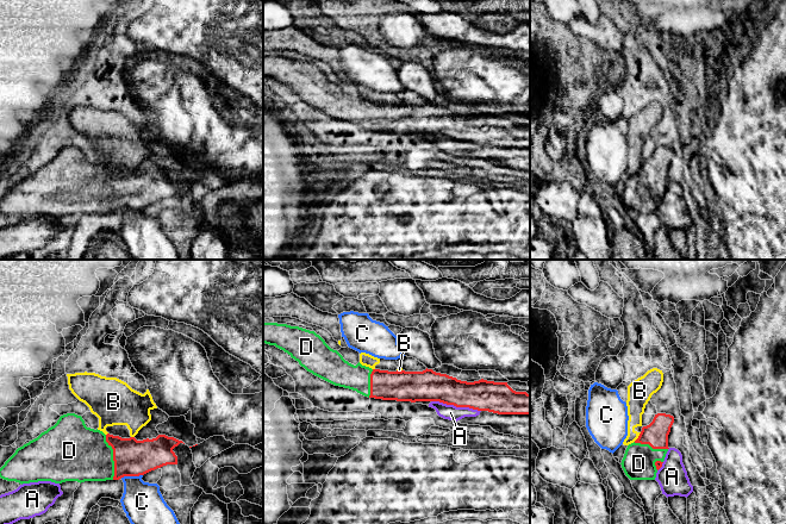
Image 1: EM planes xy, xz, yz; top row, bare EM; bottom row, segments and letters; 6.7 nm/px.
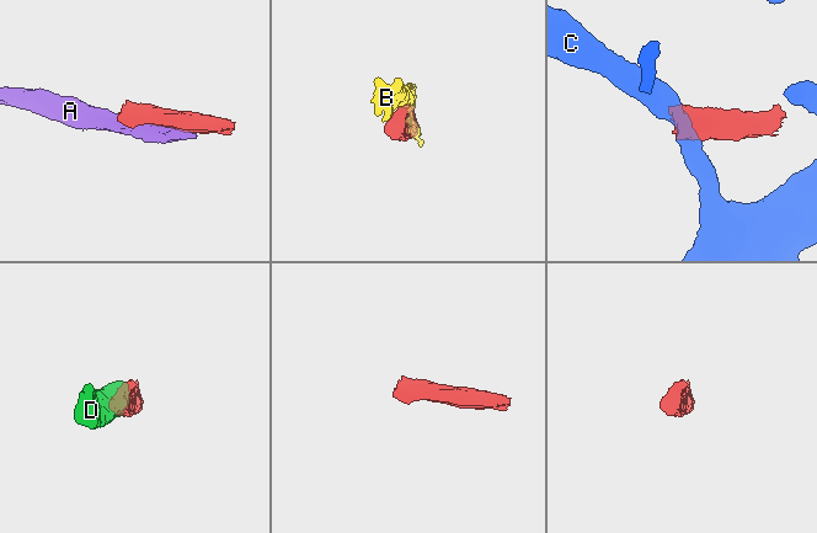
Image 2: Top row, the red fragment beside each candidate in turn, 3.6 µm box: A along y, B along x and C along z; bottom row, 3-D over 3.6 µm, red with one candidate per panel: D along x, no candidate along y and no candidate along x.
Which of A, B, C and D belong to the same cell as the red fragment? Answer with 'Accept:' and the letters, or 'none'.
Accept: D

